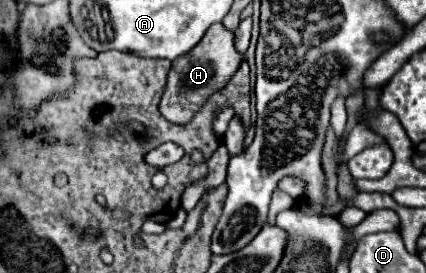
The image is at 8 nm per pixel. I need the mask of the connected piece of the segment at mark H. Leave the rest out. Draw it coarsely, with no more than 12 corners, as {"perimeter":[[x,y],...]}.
{"perimeter":[[213,24],[173,60],[159,112],[187,124],[239,68],[233,32]]}

